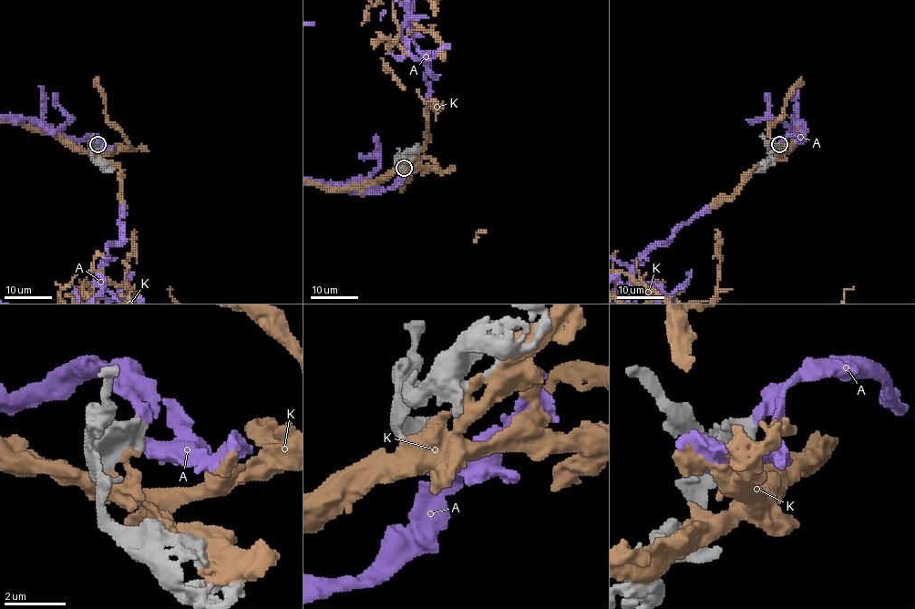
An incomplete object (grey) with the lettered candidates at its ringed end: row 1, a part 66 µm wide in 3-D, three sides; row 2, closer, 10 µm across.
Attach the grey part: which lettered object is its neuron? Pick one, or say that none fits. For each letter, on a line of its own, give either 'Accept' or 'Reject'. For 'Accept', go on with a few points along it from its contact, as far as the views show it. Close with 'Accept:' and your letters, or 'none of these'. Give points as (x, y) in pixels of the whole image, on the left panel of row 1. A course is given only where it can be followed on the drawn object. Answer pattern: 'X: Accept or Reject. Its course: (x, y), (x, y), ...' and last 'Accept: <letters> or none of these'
A: Accept
K: Reject
Accept: A

